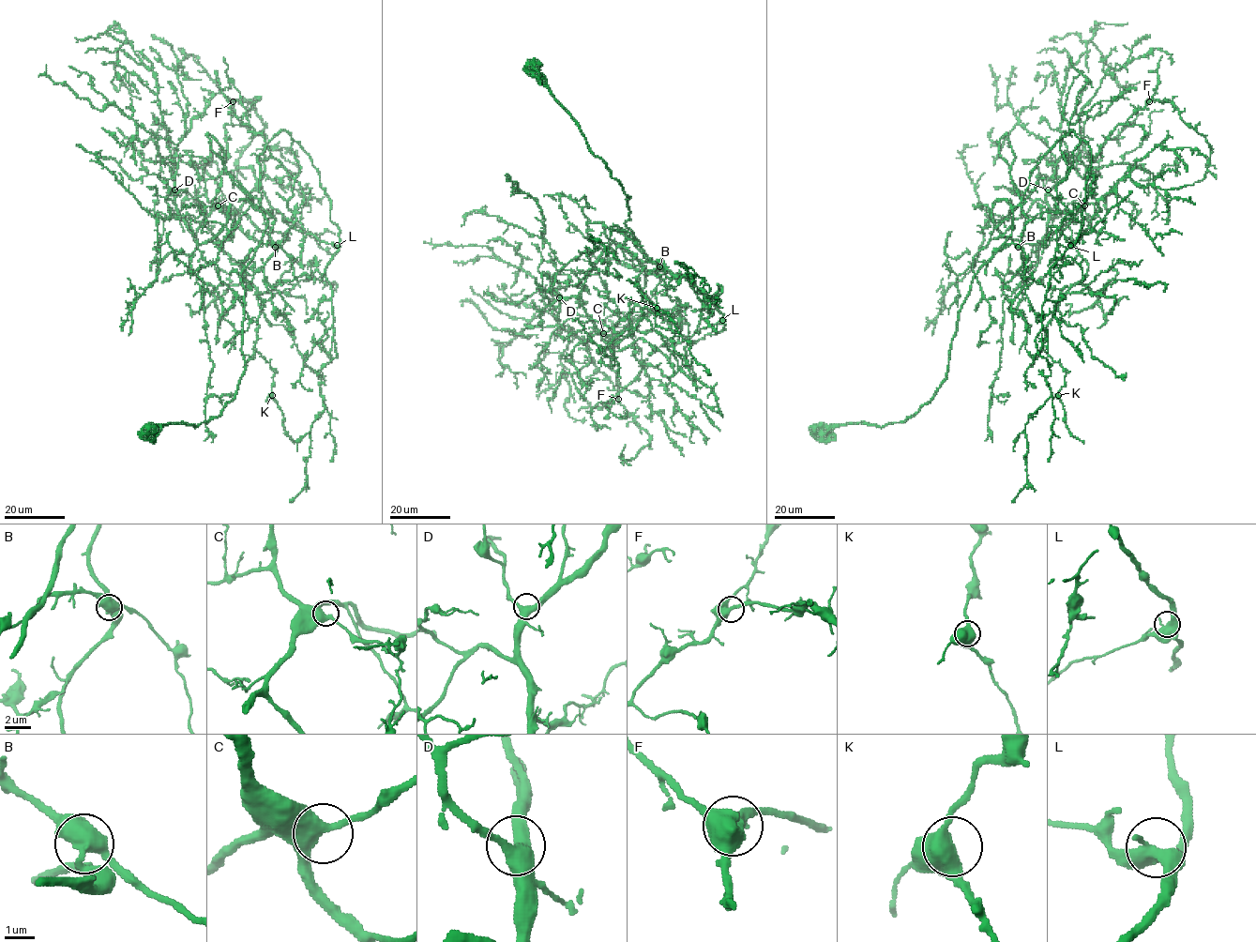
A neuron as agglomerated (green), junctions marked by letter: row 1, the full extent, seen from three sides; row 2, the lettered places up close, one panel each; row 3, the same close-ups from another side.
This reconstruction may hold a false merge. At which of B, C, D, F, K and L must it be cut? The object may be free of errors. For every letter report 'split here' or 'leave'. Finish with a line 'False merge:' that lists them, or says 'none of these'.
B: split here
C: leave
D: leave
F: leave
K: leave
L: leave
False merge: B

